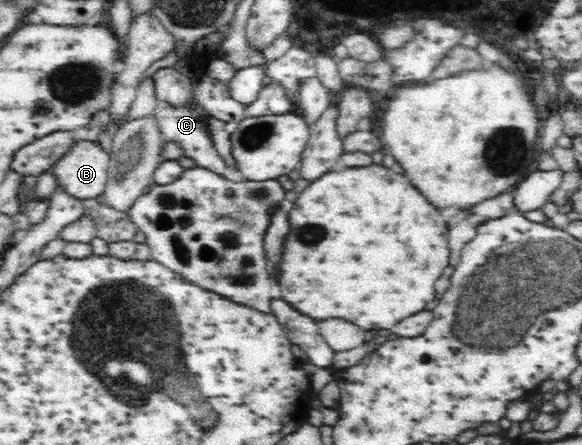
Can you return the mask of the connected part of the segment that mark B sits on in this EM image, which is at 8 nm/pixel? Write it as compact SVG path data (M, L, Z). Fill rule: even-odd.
M73 141L74 147L51 165L49 172L57 178L59 187L80 199L95 199L103 195L108 183L110 153L98 142Z

